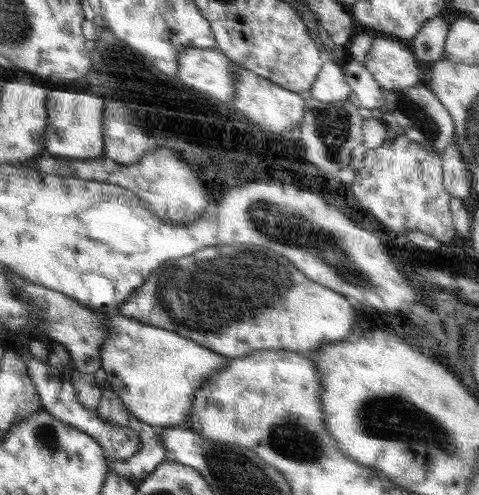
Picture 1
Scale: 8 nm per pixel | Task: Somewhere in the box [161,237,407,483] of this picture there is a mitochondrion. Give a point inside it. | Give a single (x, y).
(291, 438)

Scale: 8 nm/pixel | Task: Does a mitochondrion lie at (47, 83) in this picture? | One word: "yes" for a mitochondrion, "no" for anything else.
no

